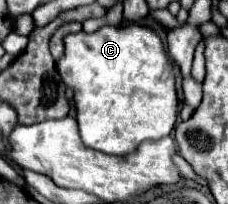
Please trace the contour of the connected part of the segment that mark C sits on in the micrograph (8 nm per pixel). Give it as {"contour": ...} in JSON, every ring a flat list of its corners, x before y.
{"contour":[[122,23,118,27,104,25,94,33,74,33,64,39,64,55,56,61,60,79,74,93,76,119,86,147,106,151,110,155,130,155,142,141,158,141,174,129,178,117,178,97,174,85,172,61,164,49,160,35,140,23]]}

